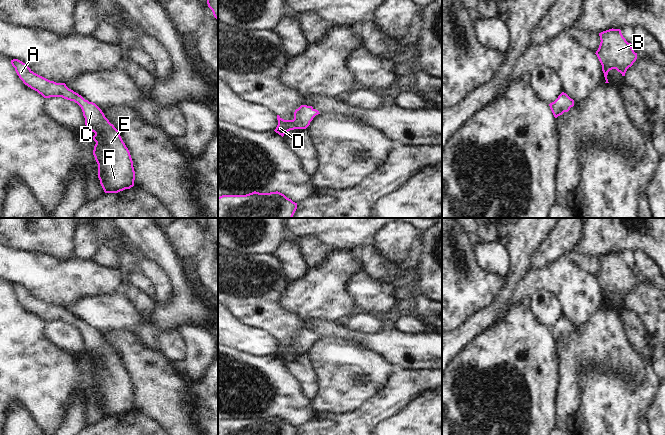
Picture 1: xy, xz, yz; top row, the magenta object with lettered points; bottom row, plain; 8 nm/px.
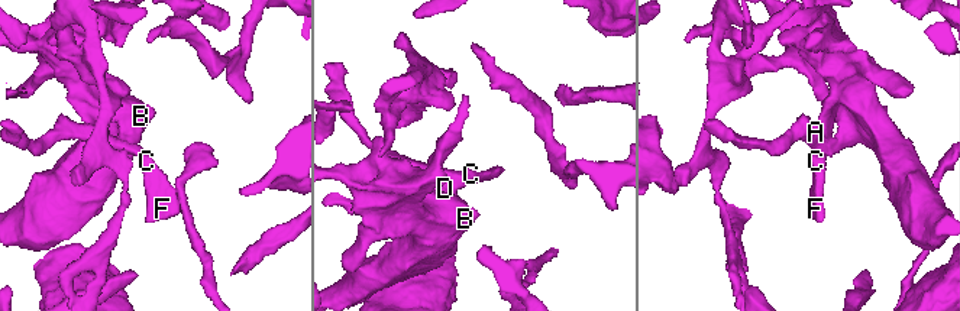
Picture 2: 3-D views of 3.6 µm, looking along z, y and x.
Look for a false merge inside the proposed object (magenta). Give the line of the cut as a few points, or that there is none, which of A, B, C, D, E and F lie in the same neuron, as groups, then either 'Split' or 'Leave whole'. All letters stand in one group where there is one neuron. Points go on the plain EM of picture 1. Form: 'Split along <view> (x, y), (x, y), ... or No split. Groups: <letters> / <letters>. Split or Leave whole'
No split. Groups: A B C D E F. Leave whole

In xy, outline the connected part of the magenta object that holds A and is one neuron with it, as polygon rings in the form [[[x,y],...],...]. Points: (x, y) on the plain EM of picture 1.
[[[13,283],[11,288],[23,307],[44,322],[62,321],[81,331],[85,349],[95,357],[93,379],[98,388],[98,402],[104,416],[118,417],[133,411],[135,395],[130,376],[119,354],[109,346],[102,334],[69,313],[65,307],[56,307],[34,297],[22,285]]]

